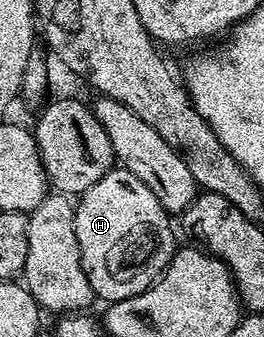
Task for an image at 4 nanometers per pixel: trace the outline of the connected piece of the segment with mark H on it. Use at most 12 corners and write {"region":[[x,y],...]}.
{"region":[[114,168],[75,203],[97,299],[151,288],[178,249],[168,211]]}

